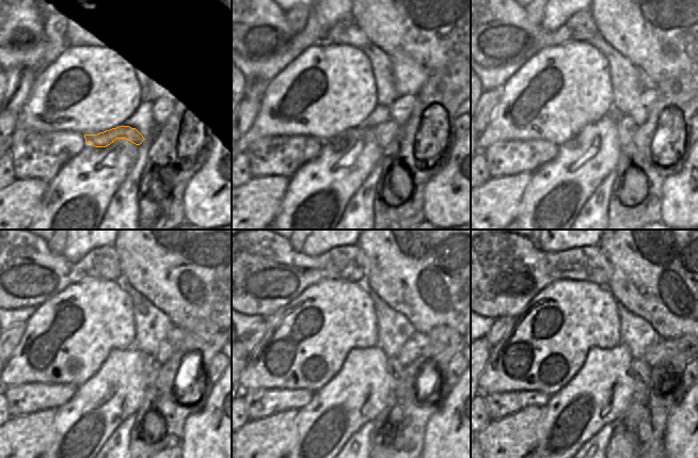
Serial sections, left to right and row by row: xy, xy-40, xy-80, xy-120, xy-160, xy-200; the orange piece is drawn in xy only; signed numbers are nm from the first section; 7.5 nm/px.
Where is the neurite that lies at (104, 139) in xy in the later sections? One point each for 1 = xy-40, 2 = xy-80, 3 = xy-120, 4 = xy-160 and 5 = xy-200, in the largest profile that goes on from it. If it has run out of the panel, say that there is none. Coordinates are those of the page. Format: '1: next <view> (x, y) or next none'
1: next xy-40 (385, 132)
2: next xy-80 (627, 128)
3: next xy-120 (151, 367)
4: next xy-160 (394, 368)
5: next xy-200 (640, 373)

